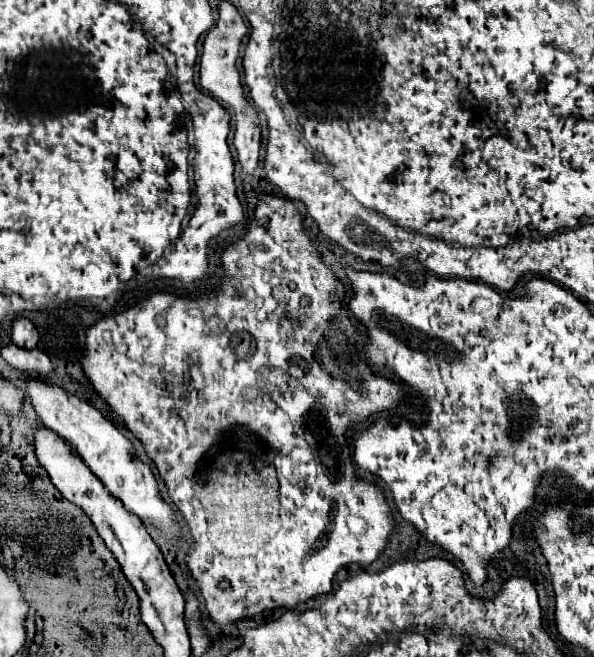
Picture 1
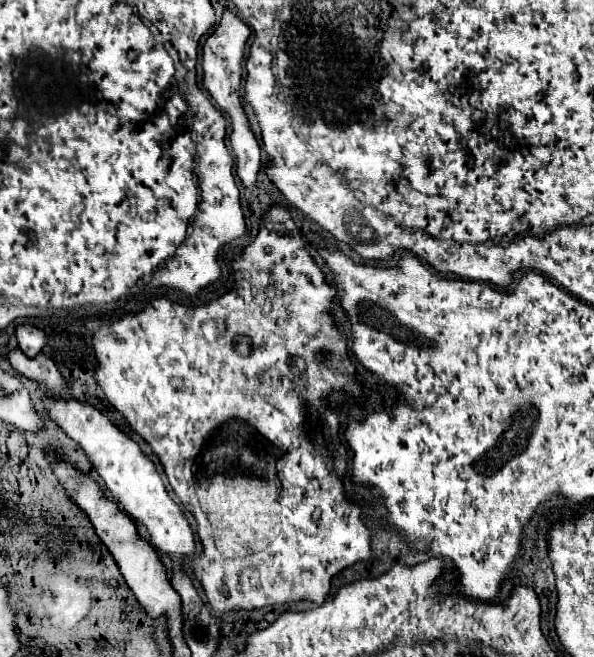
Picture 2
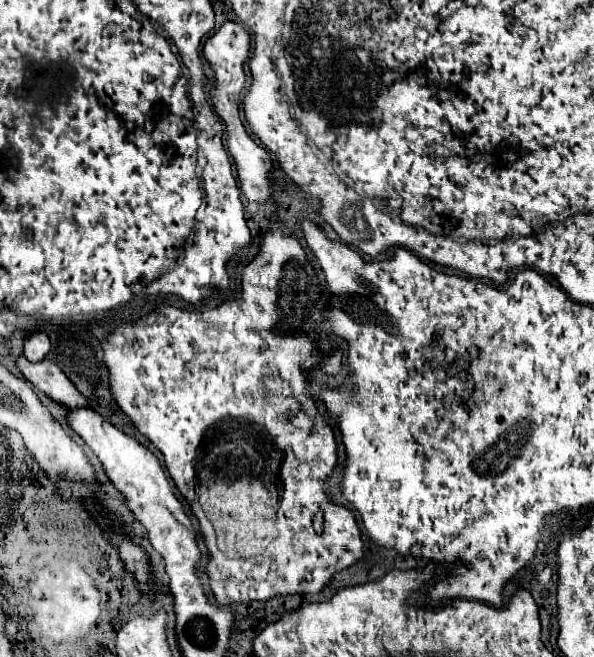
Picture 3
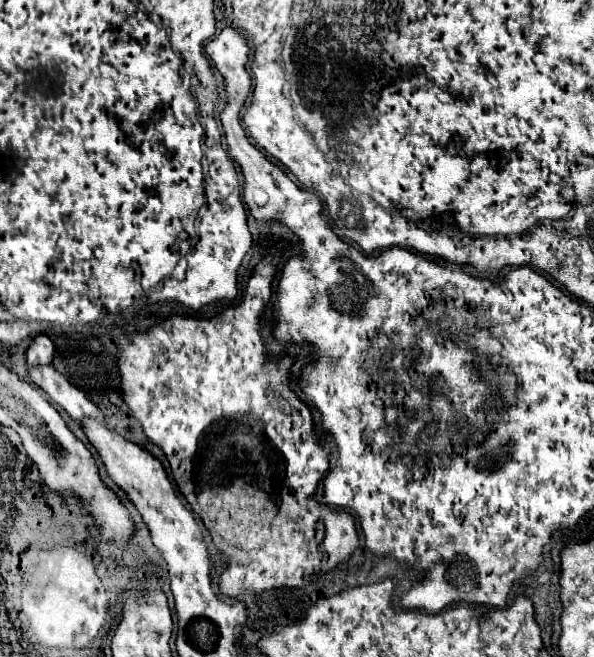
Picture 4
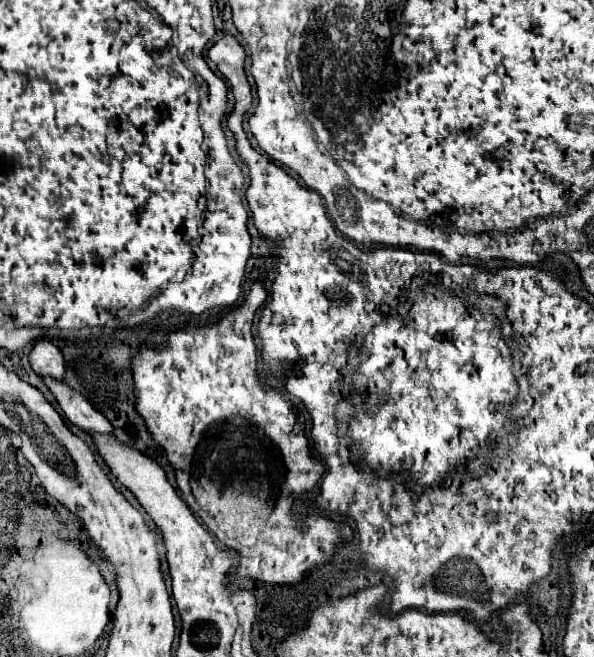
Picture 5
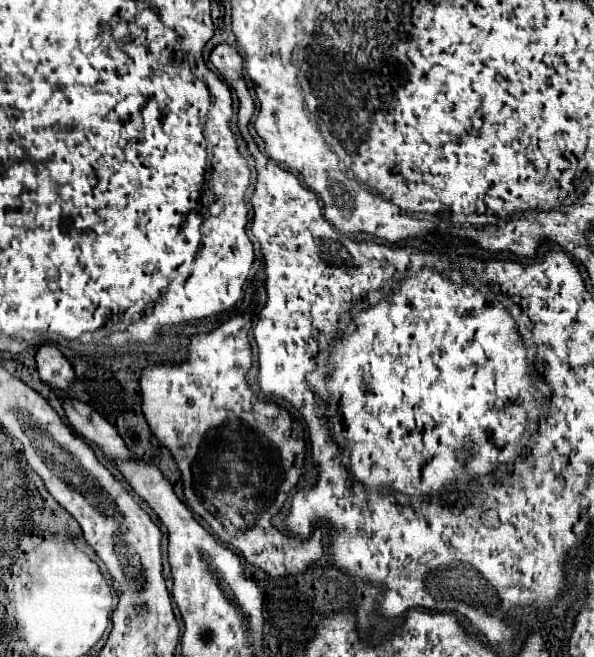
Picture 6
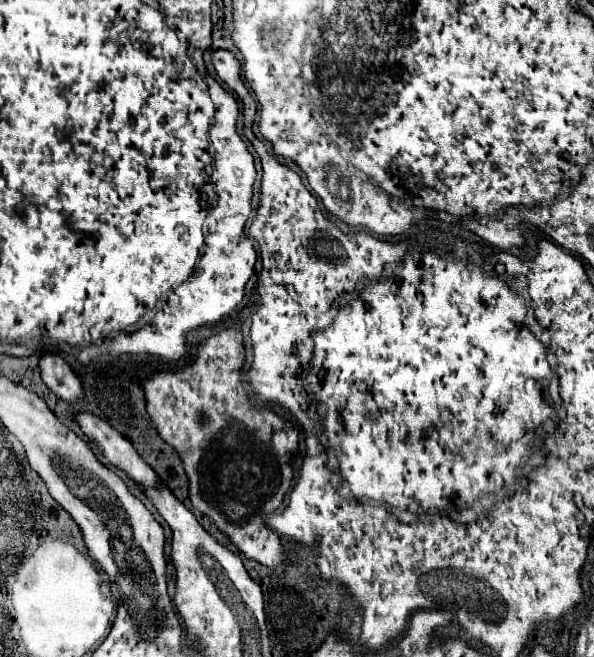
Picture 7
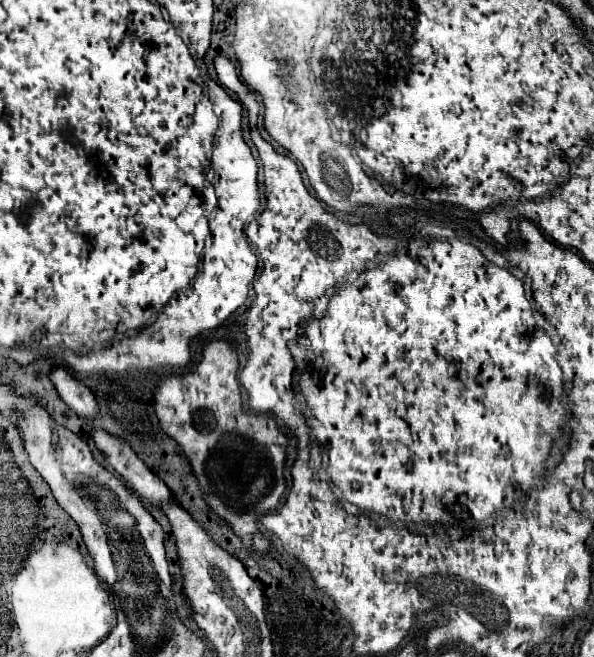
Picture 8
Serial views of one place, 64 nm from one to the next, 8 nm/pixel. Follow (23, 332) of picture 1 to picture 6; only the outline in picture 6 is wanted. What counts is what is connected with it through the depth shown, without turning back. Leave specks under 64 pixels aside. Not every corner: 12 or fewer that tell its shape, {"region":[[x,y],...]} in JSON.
{"region":[[40,346],[34,360],[42,382],[68,390],[72,366],[56,346]]}

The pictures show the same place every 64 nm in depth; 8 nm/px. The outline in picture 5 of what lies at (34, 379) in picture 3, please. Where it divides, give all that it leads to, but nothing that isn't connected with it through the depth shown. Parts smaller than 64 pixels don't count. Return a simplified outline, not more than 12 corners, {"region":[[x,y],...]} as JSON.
{"region":[[44,376],[70,424],[88,434],[112,434],[106,416],[62,380]]}

